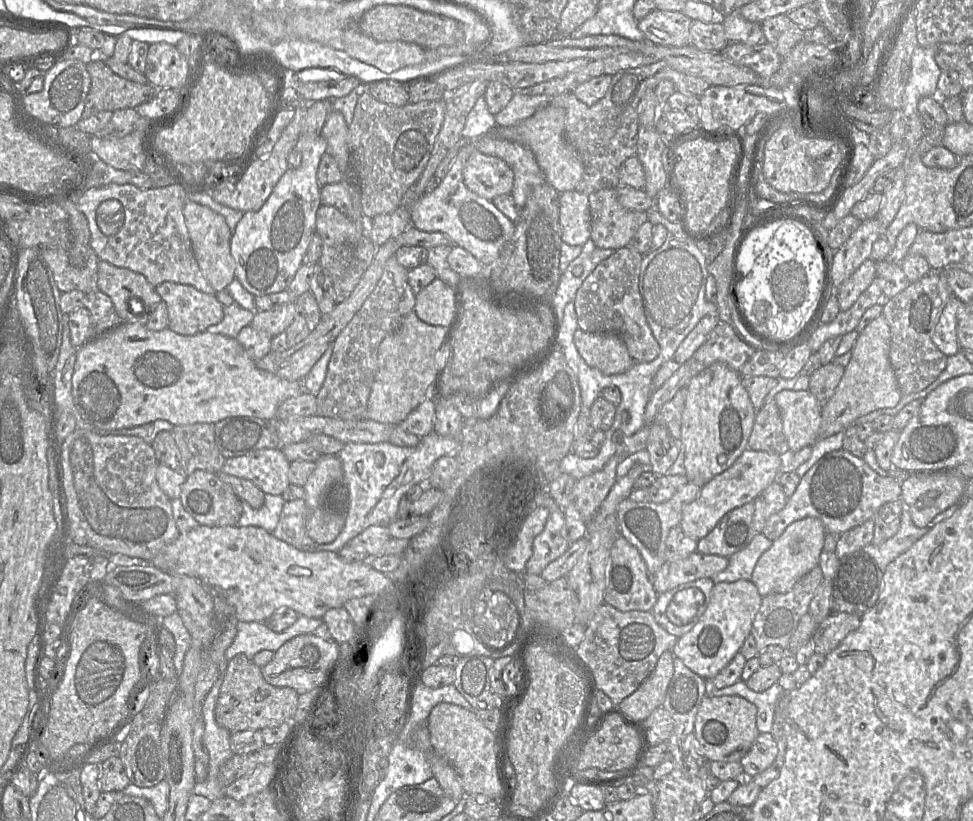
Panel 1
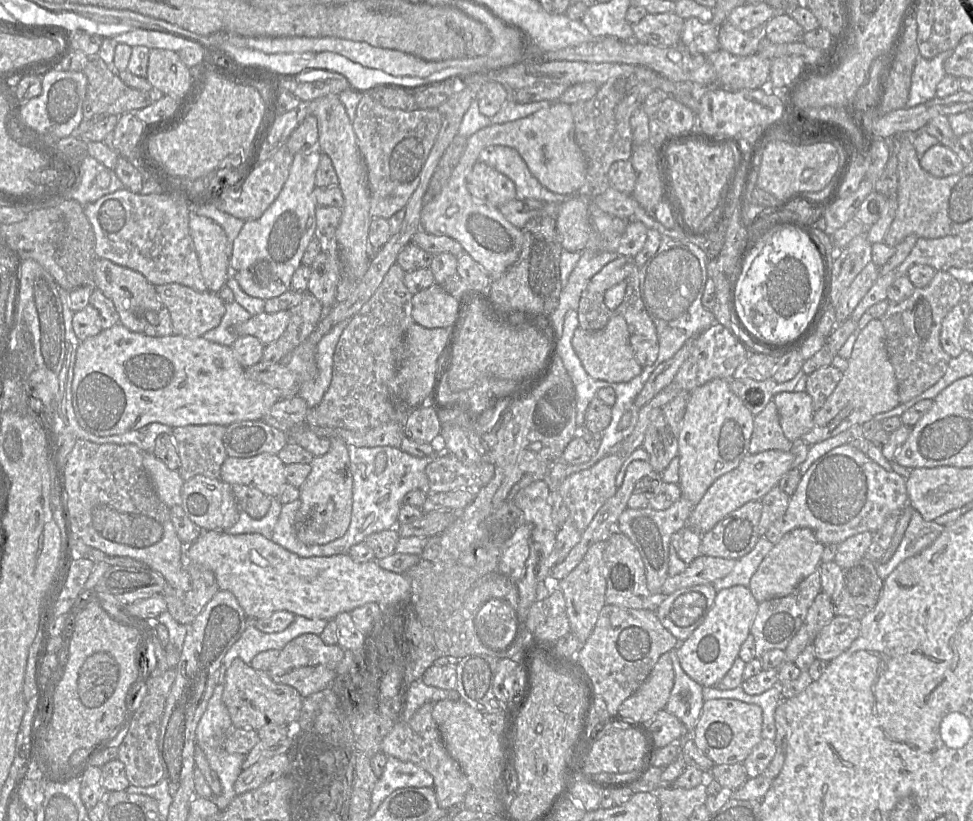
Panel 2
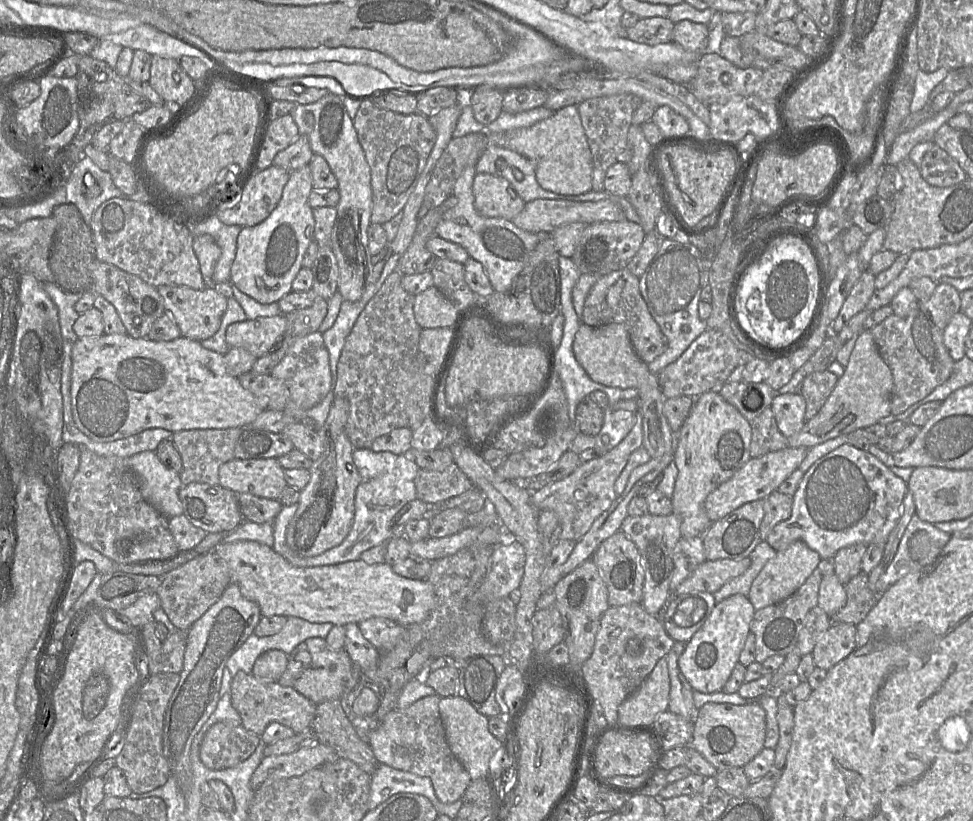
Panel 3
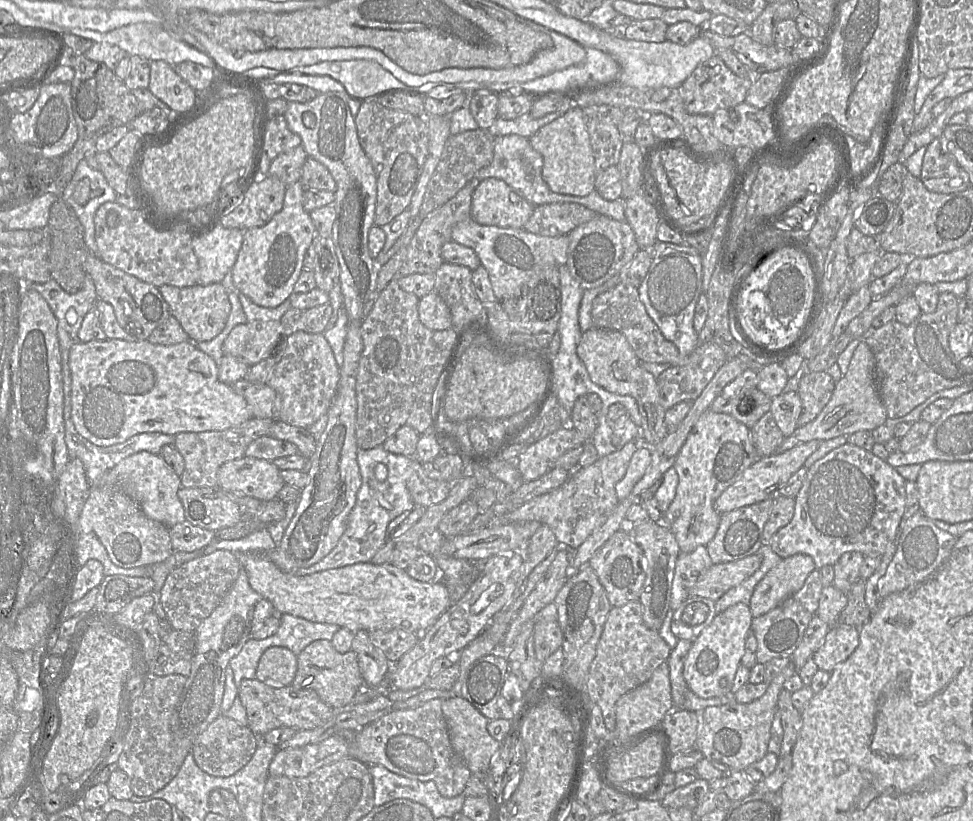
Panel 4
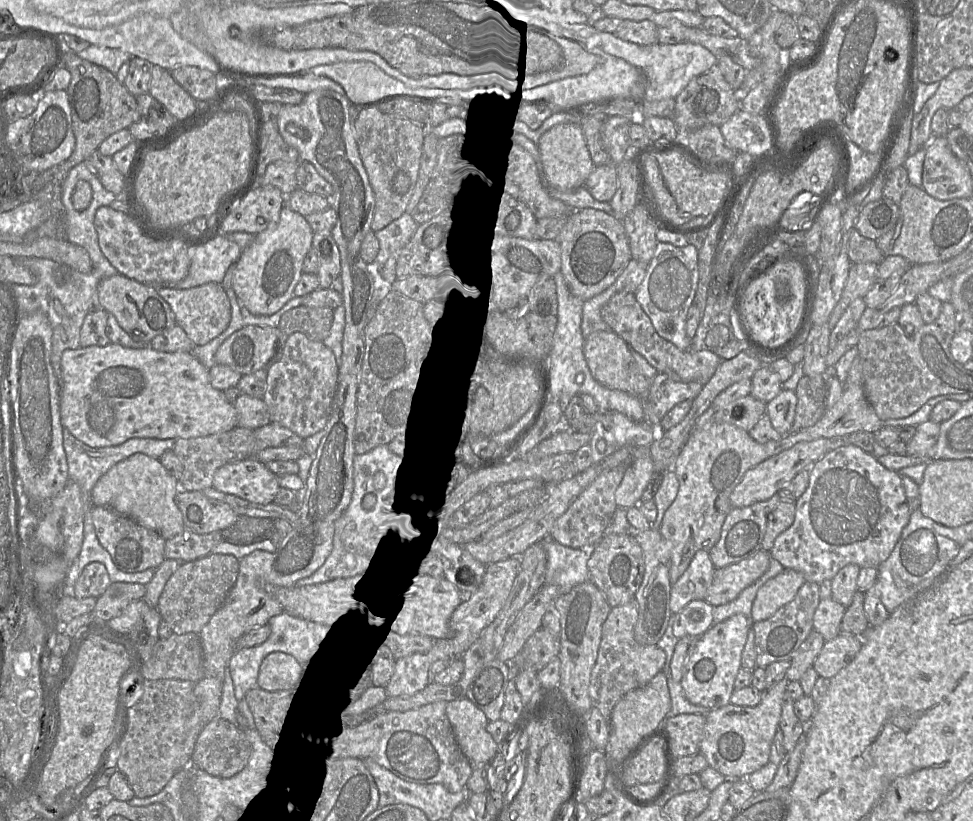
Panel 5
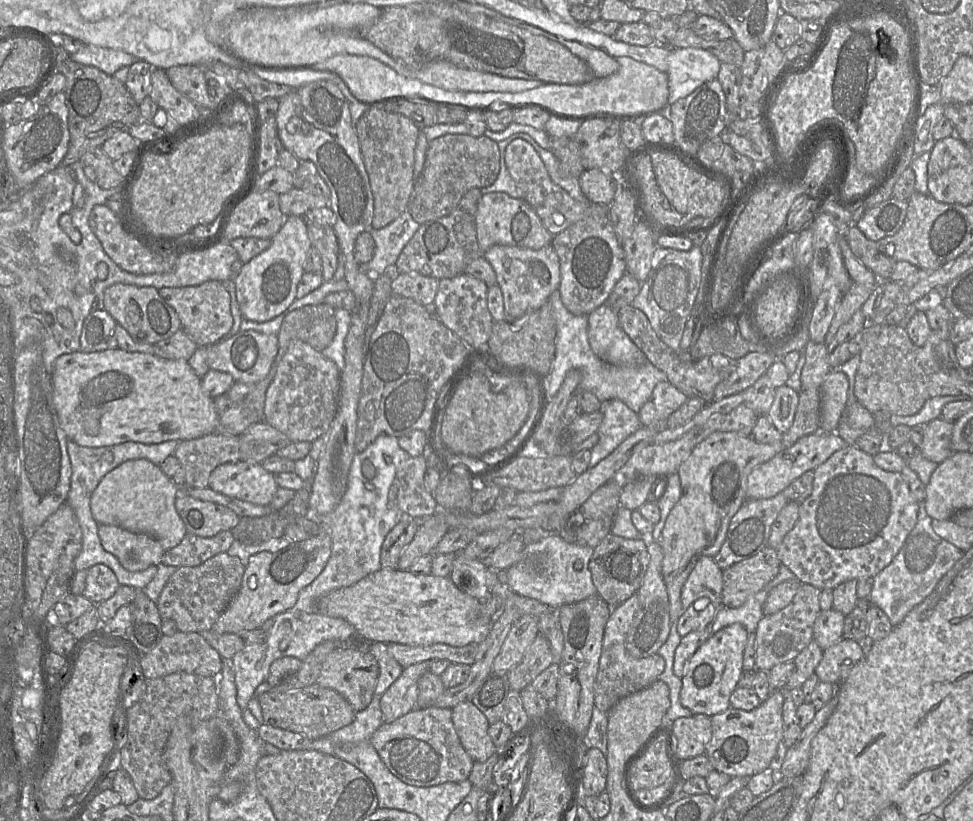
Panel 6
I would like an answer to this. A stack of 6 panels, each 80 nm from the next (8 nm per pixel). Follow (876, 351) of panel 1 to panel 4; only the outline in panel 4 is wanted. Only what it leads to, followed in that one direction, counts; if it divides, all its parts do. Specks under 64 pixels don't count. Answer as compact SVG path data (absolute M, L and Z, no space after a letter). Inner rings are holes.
M861 340L846 374L836 383L826 406L813 421L799 426L790 436L785 437L776 453L785 452L812 440L825 441L862 430L872 431L884 425L887 418L886 409L879 397L875 382L875 358L866 342Z

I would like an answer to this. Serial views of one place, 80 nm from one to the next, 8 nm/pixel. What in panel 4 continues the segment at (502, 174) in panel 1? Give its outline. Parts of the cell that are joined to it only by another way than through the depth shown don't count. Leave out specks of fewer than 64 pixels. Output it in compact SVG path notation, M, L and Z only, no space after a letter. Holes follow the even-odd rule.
M486 178L474 190L471 218L484 226L524 229L534 207L503 180Z

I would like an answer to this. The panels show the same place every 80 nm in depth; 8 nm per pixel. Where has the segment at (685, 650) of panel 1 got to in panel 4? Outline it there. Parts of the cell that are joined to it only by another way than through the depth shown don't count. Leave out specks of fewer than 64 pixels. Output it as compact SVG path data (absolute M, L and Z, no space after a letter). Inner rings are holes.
M737 603L717 613L710 625L693 640L683 667L683 676L688 688L697 696L733 697L731 688L738 666L745 653L747 635L751 629L753 616L749 605Z

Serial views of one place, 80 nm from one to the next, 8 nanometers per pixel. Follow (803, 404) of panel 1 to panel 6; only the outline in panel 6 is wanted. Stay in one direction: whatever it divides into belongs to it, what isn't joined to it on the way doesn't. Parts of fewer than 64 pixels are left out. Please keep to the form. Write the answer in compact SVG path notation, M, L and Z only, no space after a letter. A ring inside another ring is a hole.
M789 386L776 388L775 397L767 416L781 433L786 433L794 421L799 393Z

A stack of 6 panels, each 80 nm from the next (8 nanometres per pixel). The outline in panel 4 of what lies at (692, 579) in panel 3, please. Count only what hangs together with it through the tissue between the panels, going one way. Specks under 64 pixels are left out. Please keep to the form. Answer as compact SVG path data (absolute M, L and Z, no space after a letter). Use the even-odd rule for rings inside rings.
M755 553L743 559L712 564L702 578L690 588L689 596L701 596L717 601L729 589L755 573L762 560L762 555Z

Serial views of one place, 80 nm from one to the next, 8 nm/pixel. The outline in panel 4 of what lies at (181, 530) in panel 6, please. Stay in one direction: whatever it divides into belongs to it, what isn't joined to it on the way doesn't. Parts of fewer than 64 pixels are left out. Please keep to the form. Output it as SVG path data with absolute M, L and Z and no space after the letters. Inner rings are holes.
M140 451L130 455L105 472L98 480L98 485L91 486L117 486L138 504L148 518L168 528L186 520L183 504L178 497L181 479L157 454Z

